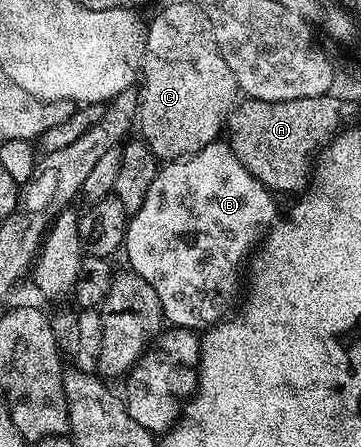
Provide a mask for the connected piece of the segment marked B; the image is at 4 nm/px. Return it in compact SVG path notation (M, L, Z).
M215 141L185 159L167 162L152 181L144 205L126 224L124 256L129 270L134 271L160 297L162 313L167 324L187 329L209 329L231 314L234 294L244 283L244 267L248 257L265 239L267 231L279 218L275 192L252 175L237 160L229 142Z

